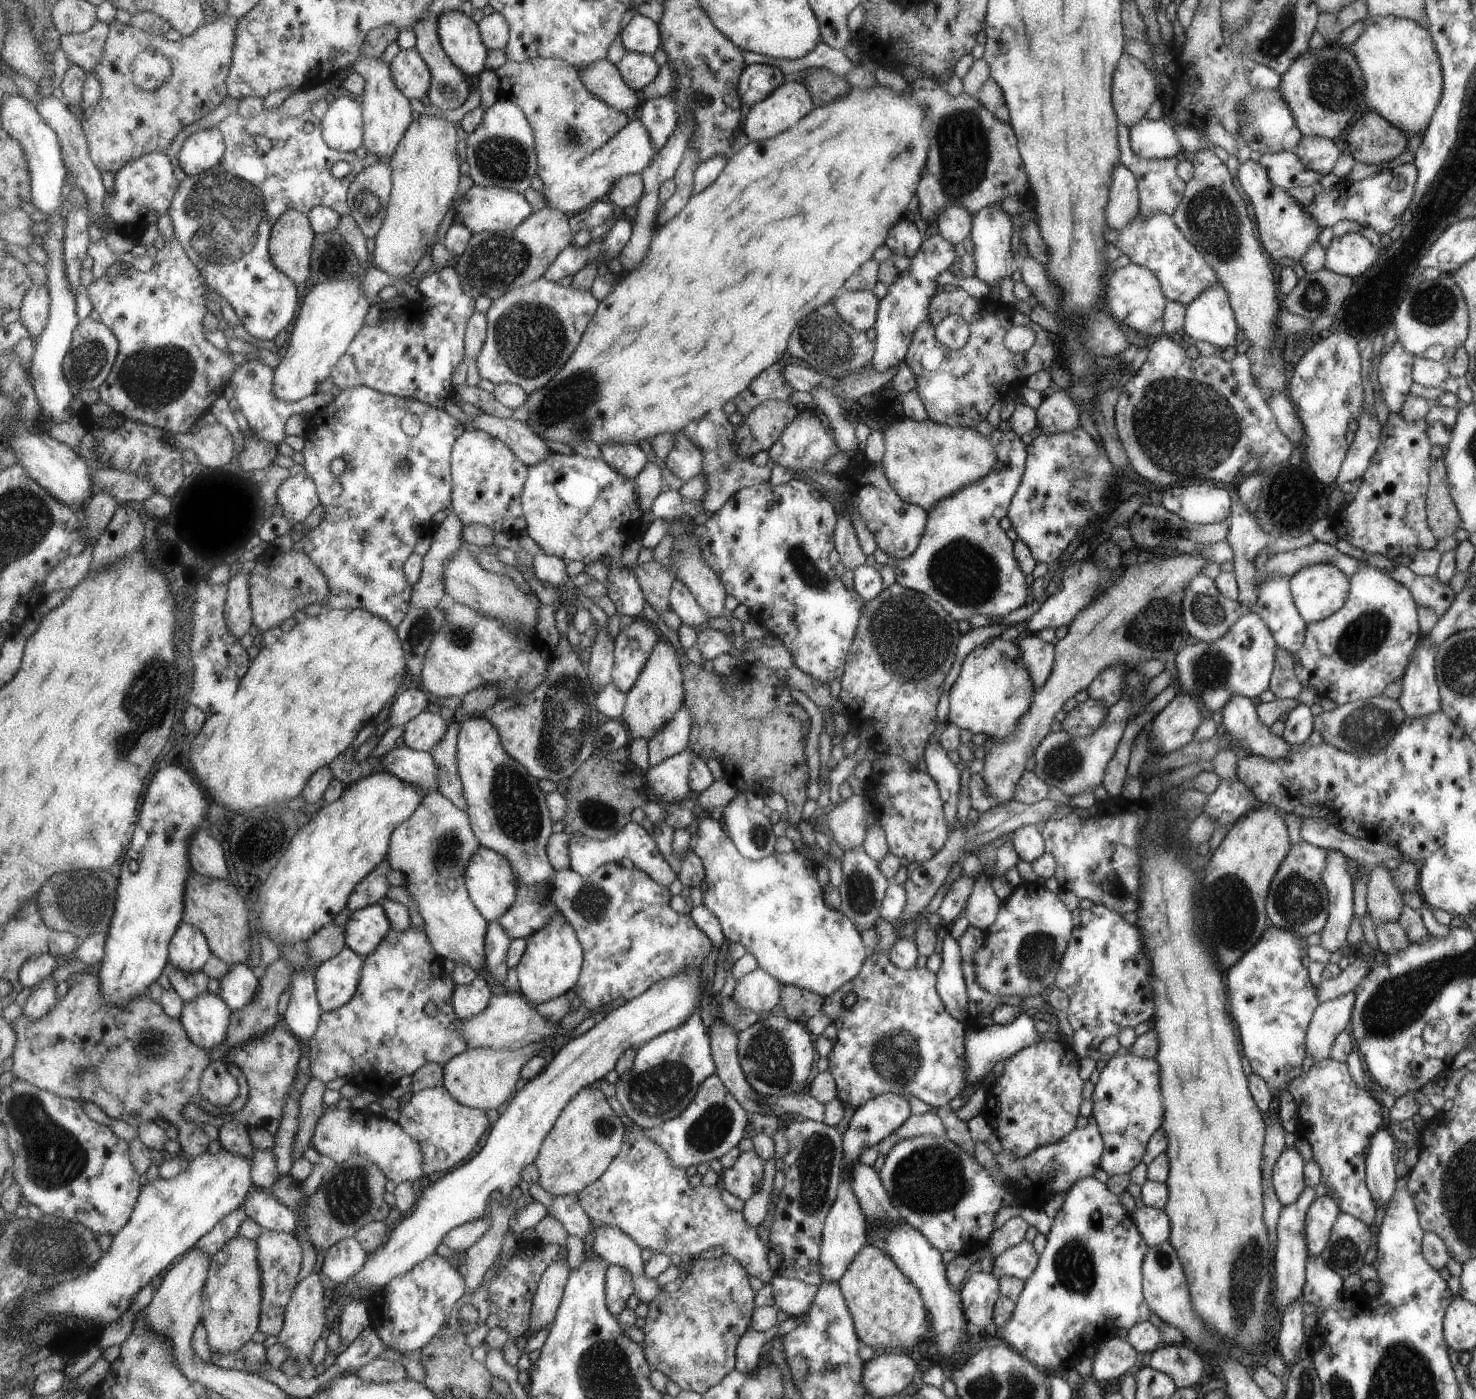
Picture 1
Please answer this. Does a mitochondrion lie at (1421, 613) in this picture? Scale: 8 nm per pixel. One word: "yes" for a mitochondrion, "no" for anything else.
no

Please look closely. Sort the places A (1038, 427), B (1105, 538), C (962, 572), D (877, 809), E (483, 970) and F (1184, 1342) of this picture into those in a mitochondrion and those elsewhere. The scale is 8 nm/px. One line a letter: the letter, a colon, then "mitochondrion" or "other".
A: other
B: other
C: mitochondrion
D: other
E: other
F: other

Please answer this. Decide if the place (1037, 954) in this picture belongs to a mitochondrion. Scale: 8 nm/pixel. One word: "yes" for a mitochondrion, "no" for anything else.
yes

